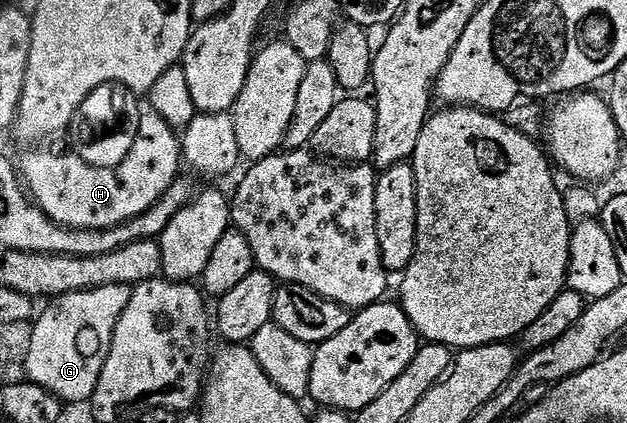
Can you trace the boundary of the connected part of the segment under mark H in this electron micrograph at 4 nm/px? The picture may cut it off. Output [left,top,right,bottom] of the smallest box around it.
[18,102,181,228]

